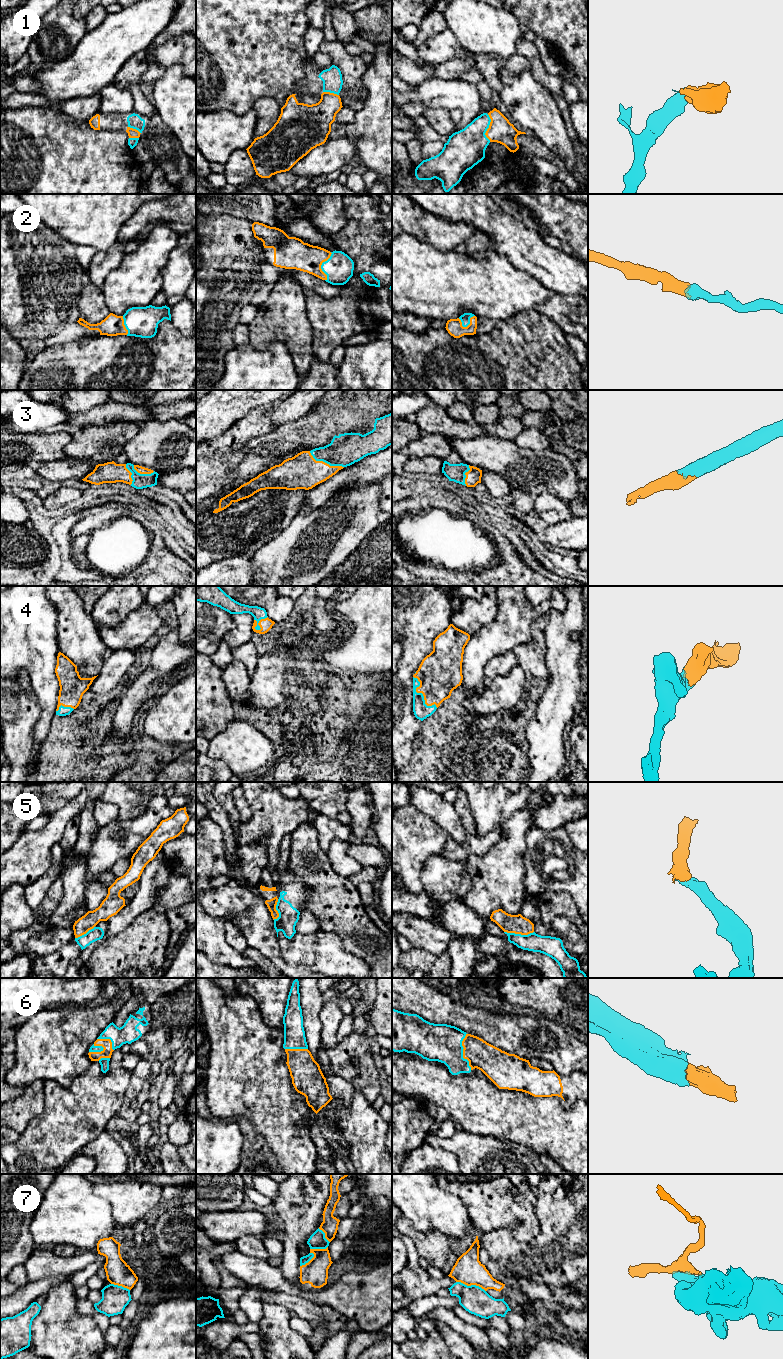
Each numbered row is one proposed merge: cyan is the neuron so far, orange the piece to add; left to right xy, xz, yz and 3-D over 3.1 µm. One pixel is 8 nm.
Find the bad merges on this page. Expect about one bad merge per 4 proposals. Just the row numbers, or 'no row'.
5, 7

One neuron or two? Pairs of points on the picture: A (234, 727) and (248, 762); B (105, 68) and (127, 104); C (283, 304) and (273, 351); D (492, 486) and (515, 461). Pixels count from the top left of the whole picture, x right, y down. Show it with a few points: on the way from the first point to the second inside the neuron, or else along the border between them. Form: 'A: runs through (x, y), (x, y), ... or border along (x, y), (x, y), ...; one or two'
A: runs through (238, 736), (240, 745), (248, 753); one
B: border along (112, 82), (106, 85), (99, 93); two
C: border along (252, 346), (264, 349), (282, 342), (292, 358); two
D: border along (482, 470), (498, 473), (513, 488); two

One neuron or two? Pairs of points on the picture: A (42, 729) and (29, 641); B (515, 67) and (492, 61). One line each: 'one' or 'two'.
A: one
B: one

